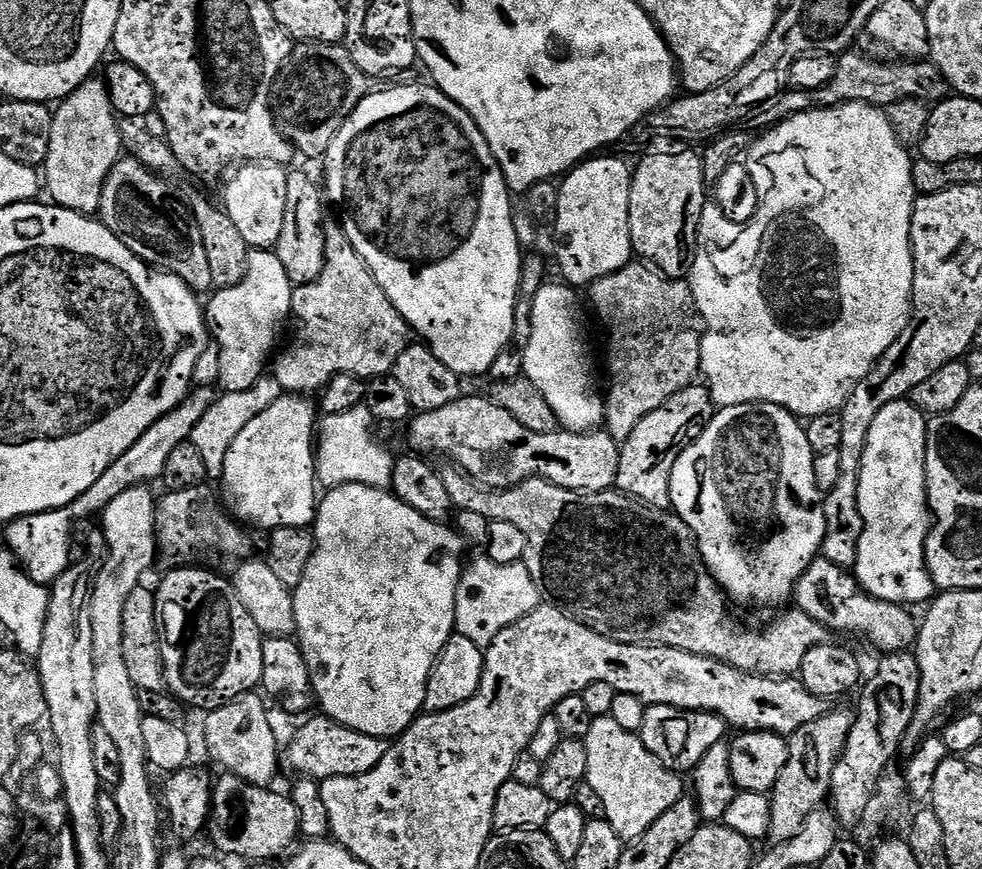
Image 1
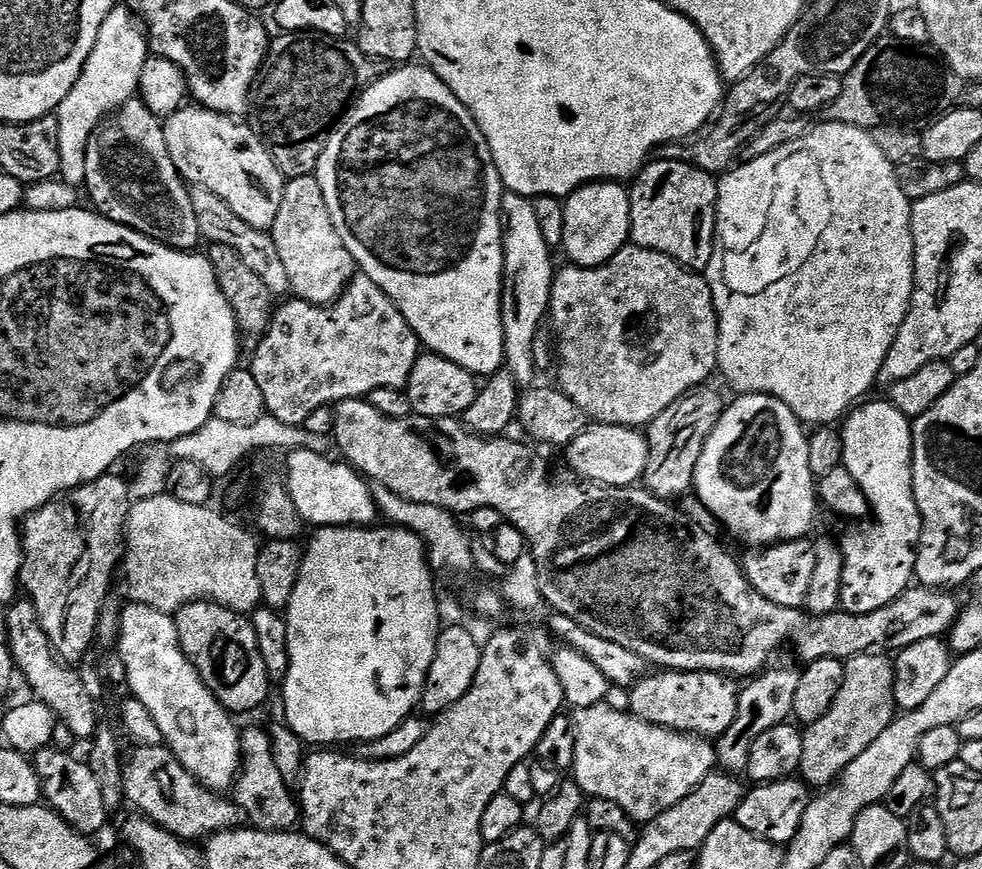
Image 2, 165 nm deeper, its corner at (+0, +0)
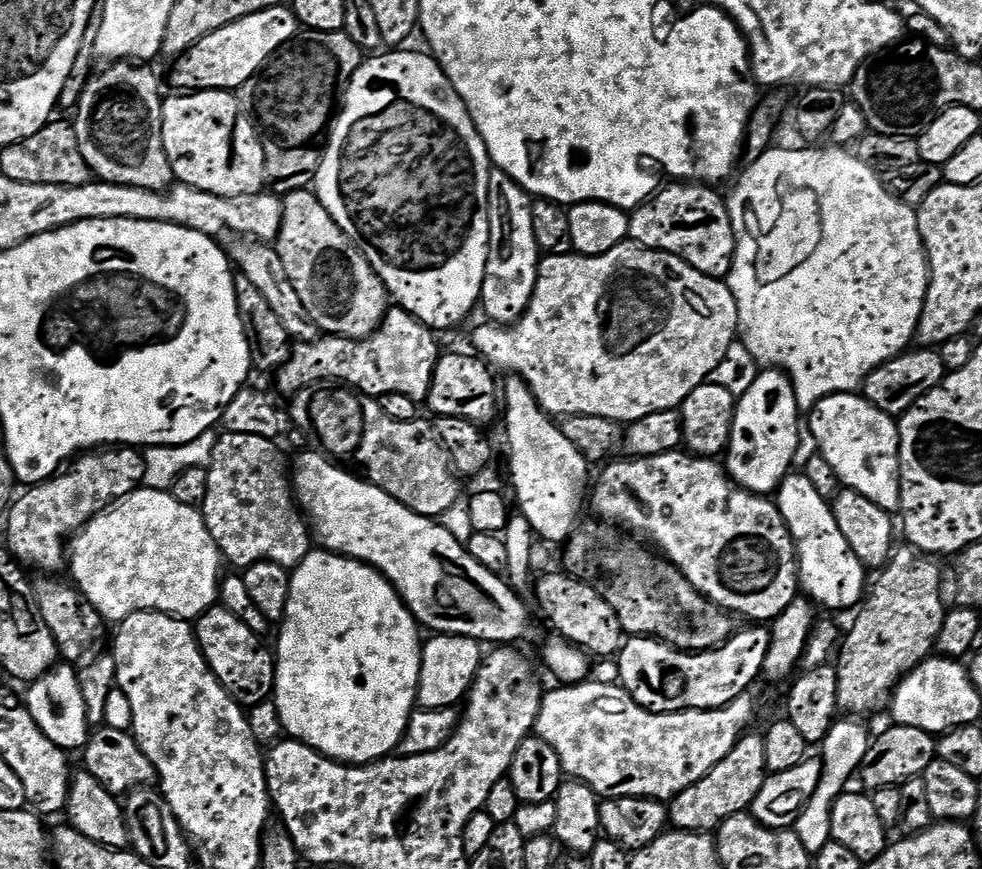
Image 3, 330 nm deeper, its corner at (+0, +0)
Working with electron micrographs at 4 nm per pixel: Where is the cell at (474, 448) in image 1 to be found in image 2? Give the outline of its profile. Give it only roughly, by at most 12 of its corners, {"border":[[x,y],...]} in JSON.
{"border":[[589,423],[566,449],[577,477],[606,488],[644,479],[640,428]]}

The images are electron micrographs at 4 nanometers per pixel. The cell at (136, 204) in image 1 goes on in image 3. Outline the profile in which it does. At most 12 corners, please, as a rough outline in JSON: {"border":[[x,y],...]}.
{"border":[[97,71],[74,109],[96,180],[155,192],[174,177],[160,80]]}

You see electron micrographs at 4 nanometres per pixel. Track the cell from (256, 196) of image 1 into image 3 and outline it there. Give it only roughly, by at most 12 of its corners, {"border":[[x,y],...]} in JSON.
{"border":[[169,95],[173,177],[227,200],[261,195],[260,134],[239,95]]}

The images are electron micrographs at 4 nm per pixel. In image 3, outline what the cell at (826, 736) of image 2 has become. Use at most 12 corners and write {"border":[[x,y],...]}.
{"border":[[897,547],[839,645],[845,713],[933,655],[944,576]]}

